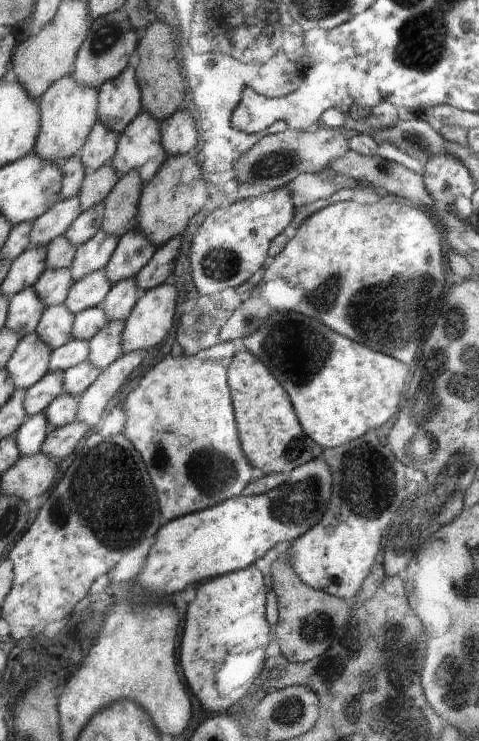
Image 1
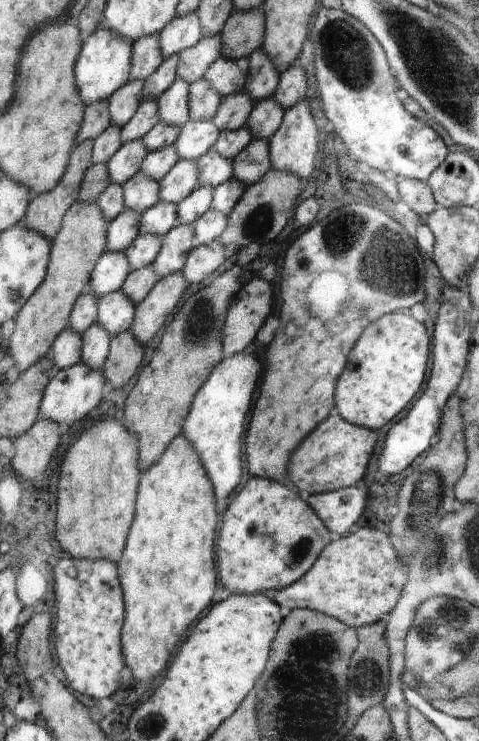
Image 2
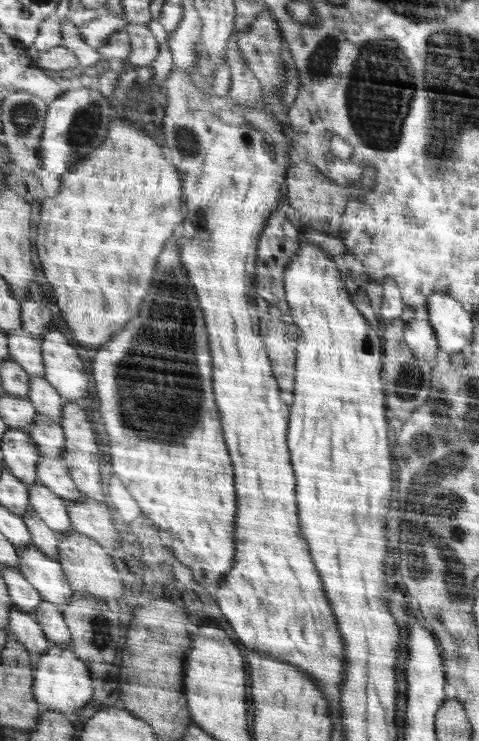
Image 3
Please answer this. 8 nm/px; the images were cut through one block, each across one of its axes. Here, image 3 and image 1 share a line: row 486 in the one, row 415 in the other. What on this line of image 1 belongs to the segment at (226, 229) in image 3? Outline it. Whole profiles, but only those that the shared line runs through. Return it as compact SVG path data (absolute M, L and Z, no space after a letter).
M247 350L235 354L228 366L227 383L236 420L240 420L240 432L244 432L244 448L248 448L252 464L264 474L288 474L301 464L318 458L322 448L302 430L287 390L270 374L259 357Z

